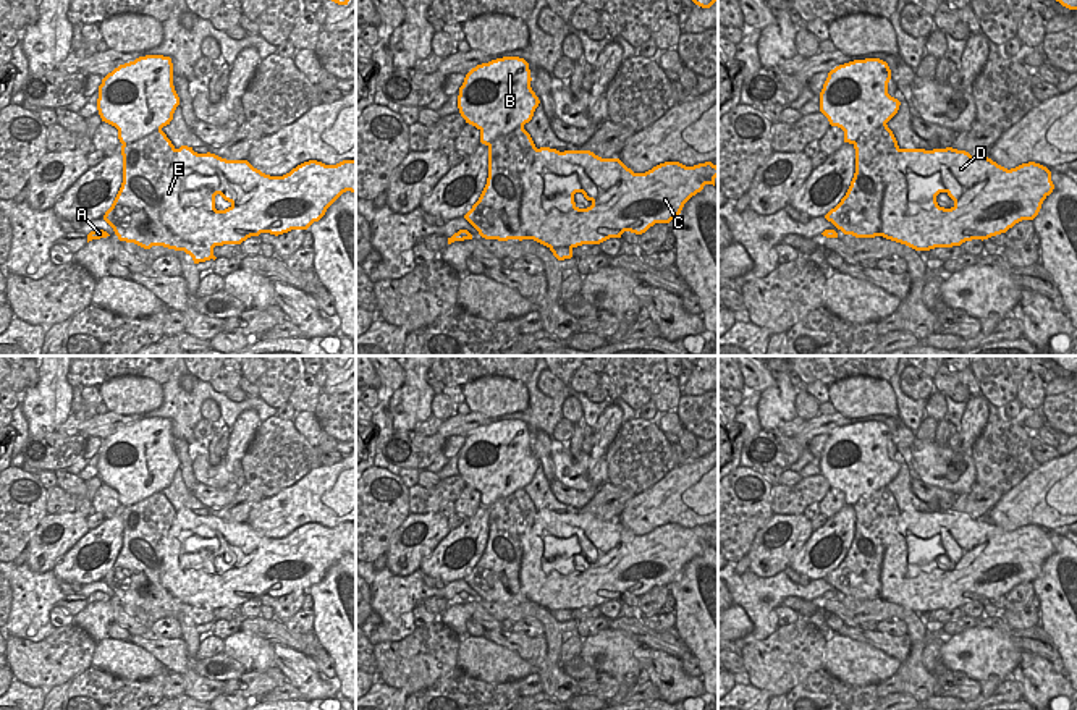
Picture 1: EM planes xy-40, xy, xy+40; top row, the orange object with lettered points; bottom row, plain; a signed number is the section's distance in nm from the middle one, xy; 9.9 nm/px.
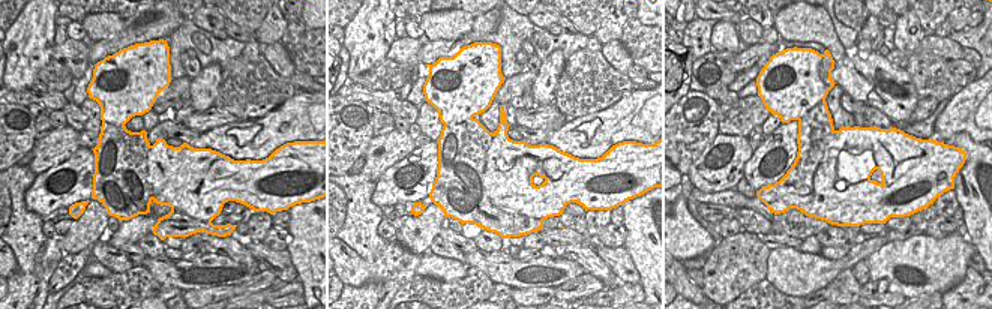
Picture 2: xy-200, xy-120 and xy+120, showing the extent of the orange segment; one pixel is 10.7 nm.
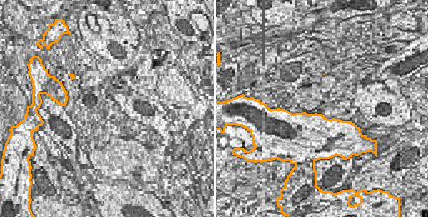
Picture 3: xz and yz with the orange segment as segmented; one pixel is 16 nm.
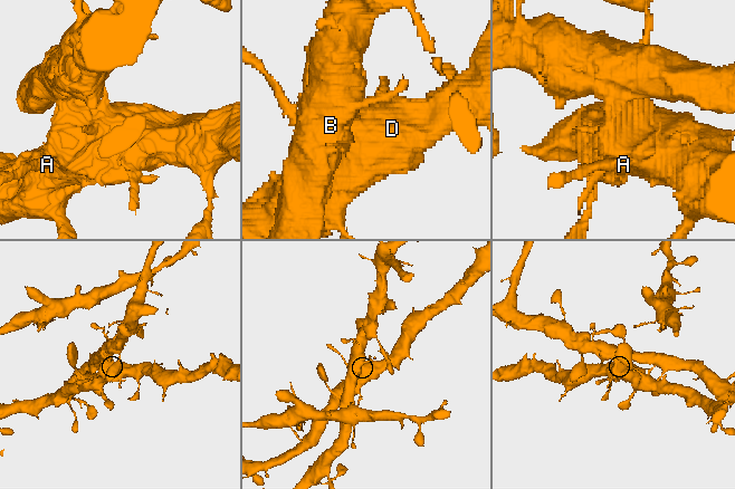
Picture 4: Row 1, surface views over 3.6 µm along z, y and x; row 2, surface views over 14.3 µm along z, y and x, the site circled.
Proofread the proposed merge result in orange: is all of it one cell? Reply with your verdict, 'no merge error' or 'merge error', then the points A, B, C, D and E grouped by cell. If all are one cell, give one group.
merge error; groups A C D E / B

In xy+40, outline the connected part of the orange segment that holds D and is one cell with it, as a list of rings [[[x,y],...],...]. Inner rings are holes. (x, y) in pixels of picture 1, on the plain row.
[[[888,487],[880,488],[870,497],[860,498],[854,505],[855,535],[851,548],[841,564],[831,571],[825,581],[844,597],[855,600],[883,598],[886,602],[906,606],[915,613],[930,613],[935,610],[961,608],[972,602],[988,602],[1006,595],[1022,582],[1033,582],[1043,563],[1053,555],[1051,534],[1035,524],[1022,526],[1016,530],[1004,530],[988,519],[972,519],[965,513],[946,511],[901,511]],[[946,555],[954,568],[940,569],[936,558]]]

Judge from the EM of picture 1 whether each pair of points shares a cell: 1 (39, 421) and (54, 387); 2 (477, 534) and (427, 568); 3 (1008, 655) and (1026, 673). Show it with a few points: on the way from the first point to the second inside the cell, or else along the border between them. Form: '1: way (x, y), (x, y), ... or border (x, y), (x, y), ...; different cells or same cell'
1: way (44, 413), (52, 395); same cell
2: way (464, 534), (448, 544), (440, 555); same cell
3: border (1022, 652), (1021, 662), (1009, 678); different cells

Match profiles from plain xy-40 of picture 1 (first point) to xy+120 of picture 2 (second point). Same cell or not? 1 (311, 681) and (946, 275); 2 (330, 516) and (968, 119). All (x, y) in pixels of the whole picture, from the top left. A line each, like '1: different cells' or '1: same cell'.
1: different cells
2: same cell

